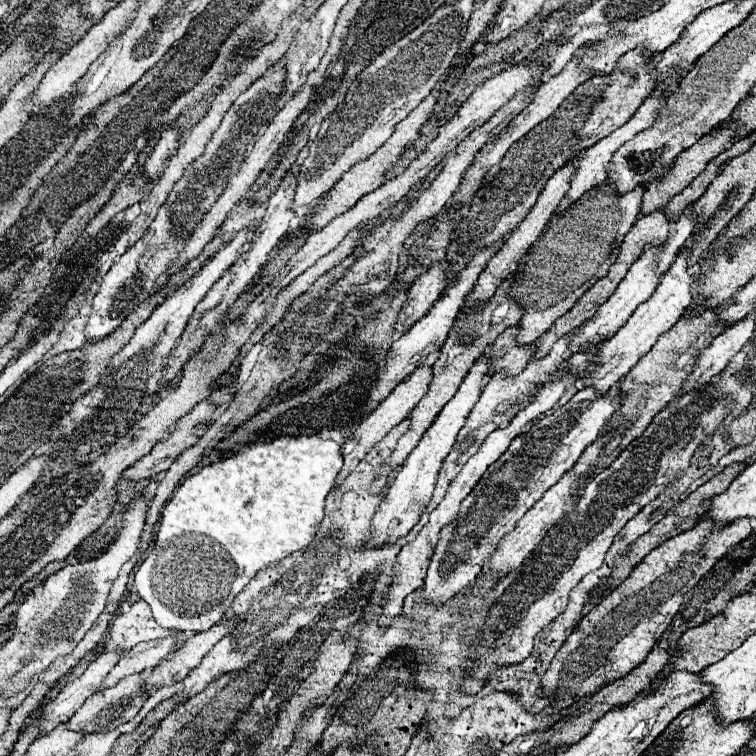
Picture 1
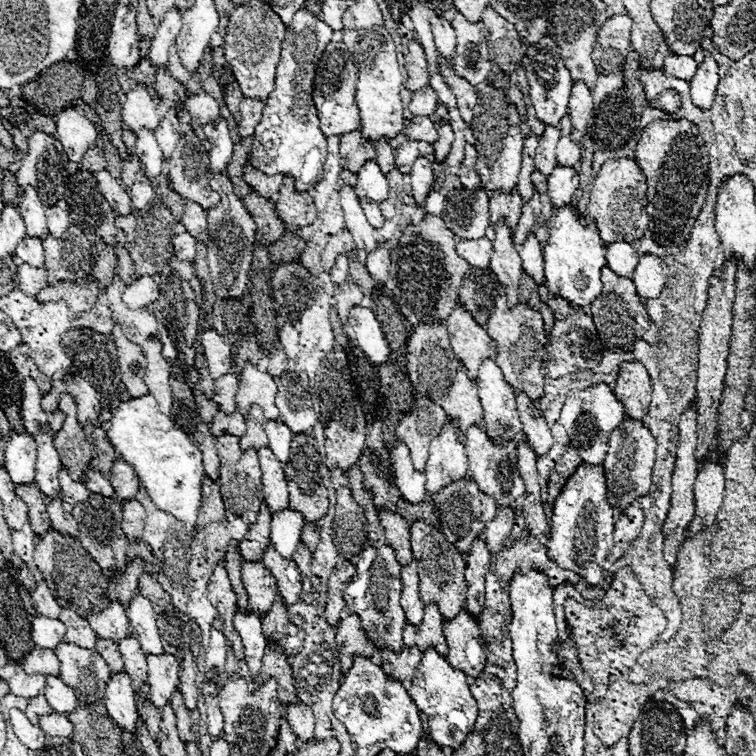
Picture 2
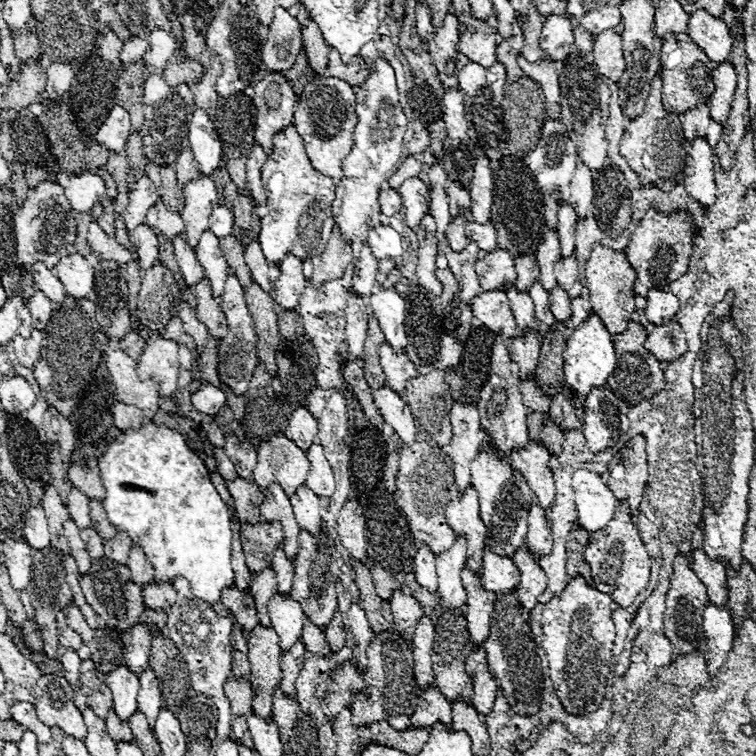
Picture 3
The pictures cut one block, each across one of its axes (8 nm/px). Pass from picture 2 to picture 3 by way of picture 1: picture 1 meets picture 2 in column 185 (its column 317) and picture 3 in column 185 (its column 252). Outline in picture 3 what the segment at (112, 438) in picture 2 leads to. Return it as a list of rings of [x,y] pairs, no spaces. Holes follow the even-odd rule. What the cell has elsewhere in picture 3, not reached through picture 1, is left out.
[[[146,420],[138,430],[120,432],[114,442],[110,442],[108,450],[98,458],[98,468],[106,488],[104,508],[110,522],[116,528],[122,528],[134,544],[144,548],[156,580],[174,580],[180,574],[190,582],[196,598],[208,604],[218,602],[222,588],[234,584],[234,570],[230,564],[230,510],[210,482],[208,468],[188,448],[182,434]]]

